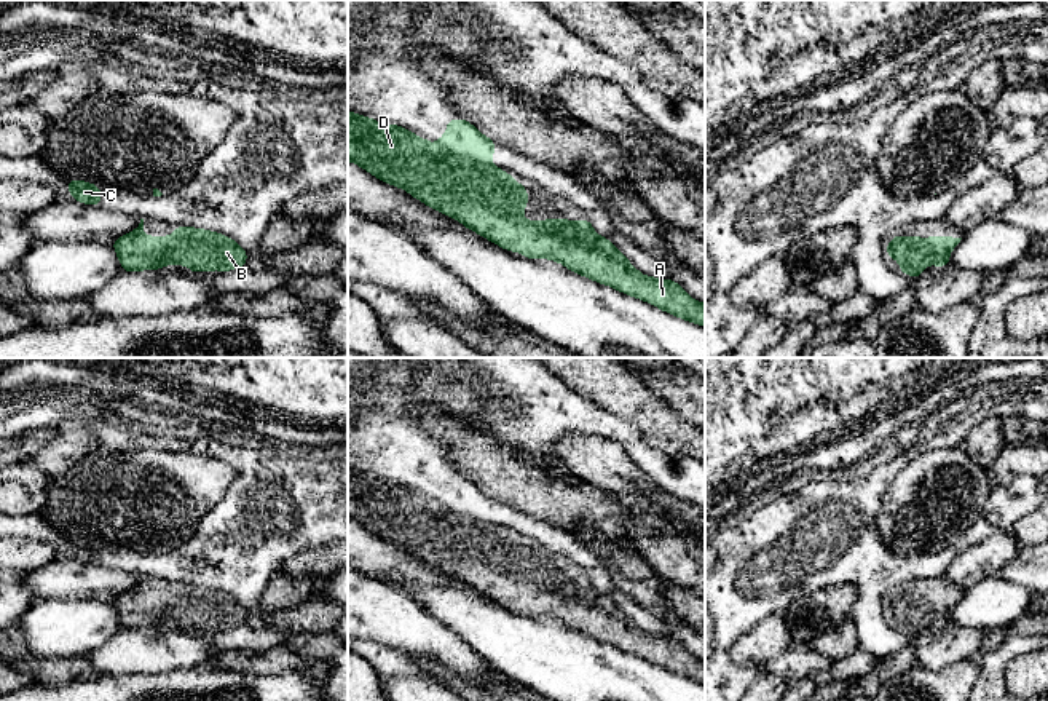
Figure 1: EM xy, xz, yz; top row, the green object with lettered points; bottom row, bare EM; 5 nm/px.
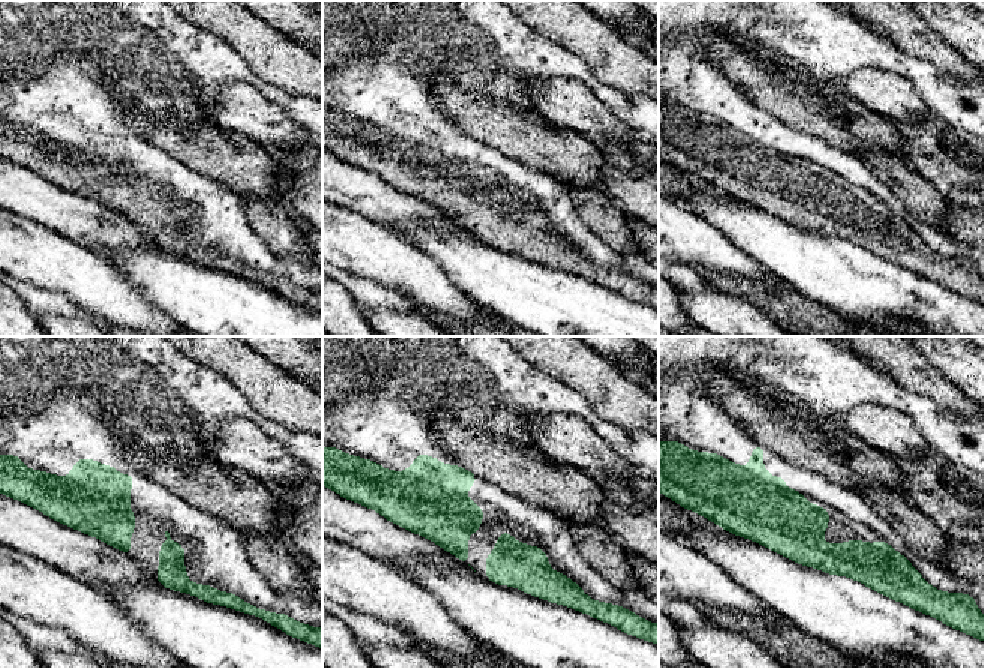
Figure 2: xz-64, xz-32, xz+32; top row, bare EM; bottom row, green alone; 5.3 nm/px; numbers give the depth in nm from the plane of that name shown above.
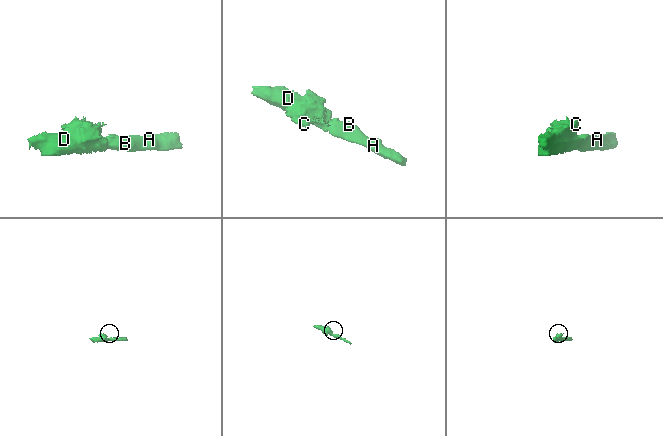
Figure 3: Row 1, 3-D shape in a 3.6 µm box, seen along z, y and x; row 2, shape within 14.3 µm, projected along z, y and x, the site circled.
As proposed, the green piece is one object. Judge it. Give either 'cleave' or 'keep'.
keep

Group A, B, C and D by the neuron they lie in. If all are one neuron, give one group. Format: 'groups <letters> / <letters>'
groups A B C D

